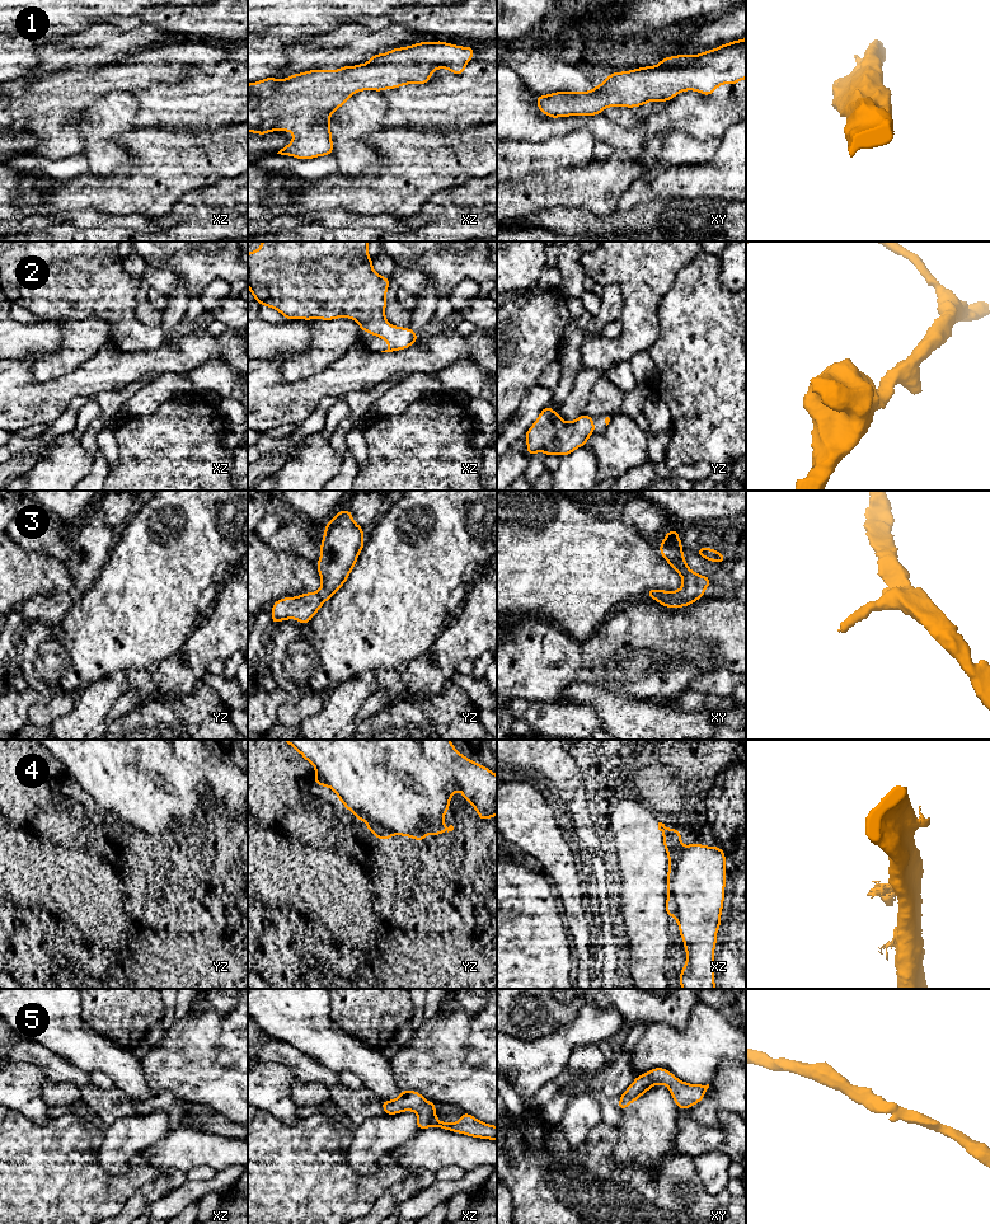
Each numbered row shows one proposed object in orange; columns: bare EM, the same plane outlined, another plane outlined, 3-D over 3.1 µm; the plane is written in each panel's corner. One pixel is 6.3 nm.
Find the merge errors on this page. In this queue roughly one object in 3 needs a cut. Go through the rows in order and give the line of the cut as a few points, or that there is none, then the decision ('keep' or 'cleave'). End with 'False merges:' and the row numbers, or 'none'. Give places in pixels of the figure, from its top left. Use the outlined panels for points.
1: cut none; keep
2: cut none; keep
3: cut none; keep
4: cut xz (684, 847), (672, 880), (678, 922); cleave
5: cut none; keep
False merges: 4

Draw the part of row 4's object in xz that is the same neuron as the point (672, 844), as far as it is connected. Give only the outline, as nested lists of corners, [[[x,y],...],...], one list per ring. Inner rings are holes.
[[[658,822],[658,830],[663,833],[663,847],[668,855],[666,914],[679,921],[679,908],[674,895],[674,876],[679,859],[681,858],[684,845],[681,844],[681,833],[677,829],[667,829],[665,824]]]

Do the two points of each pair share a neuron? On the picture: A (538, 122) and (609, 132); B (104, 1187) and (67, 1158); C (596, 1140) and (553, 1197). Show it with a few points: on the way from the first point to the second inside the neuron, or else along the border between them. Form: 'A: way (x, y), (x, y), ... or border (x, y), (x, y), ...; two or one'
A: way (556, 125), (591, 122); one
B: way (95, 1186), (76, 1167); one
C: way (595, 1154), (567, 1183); one

